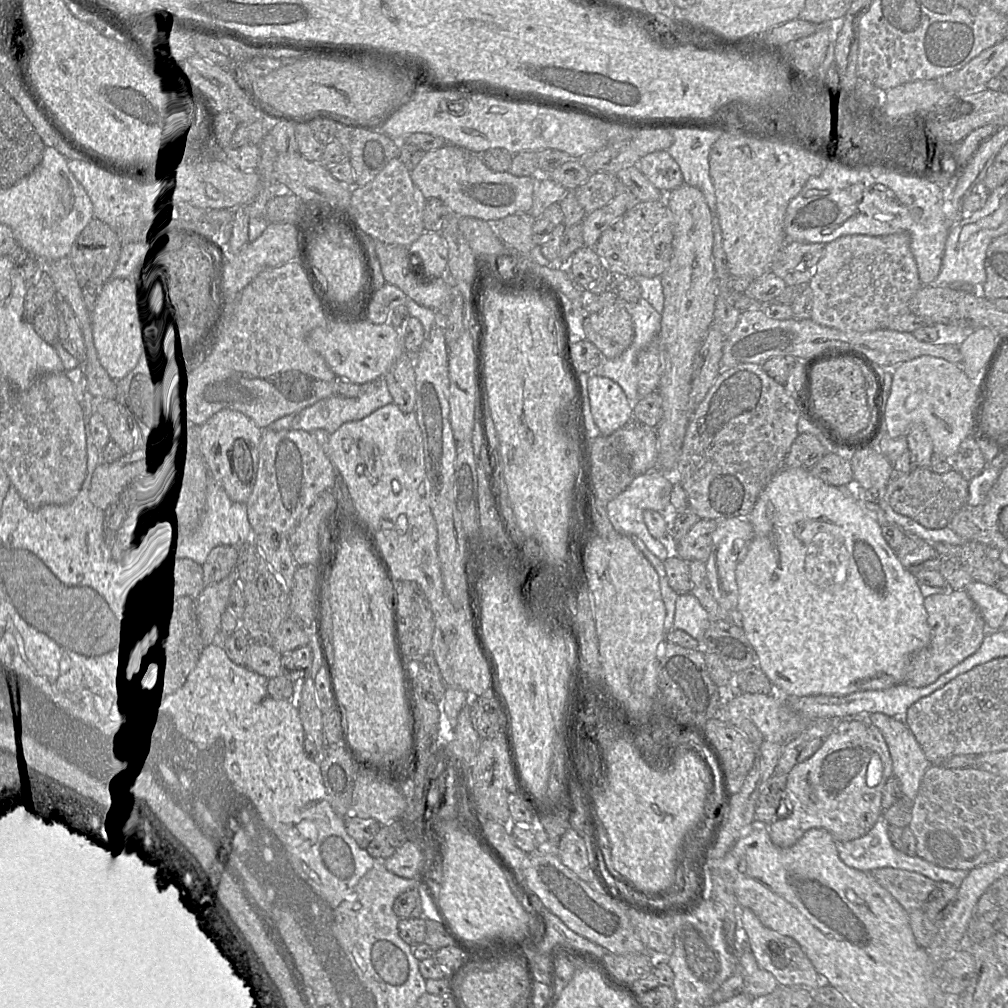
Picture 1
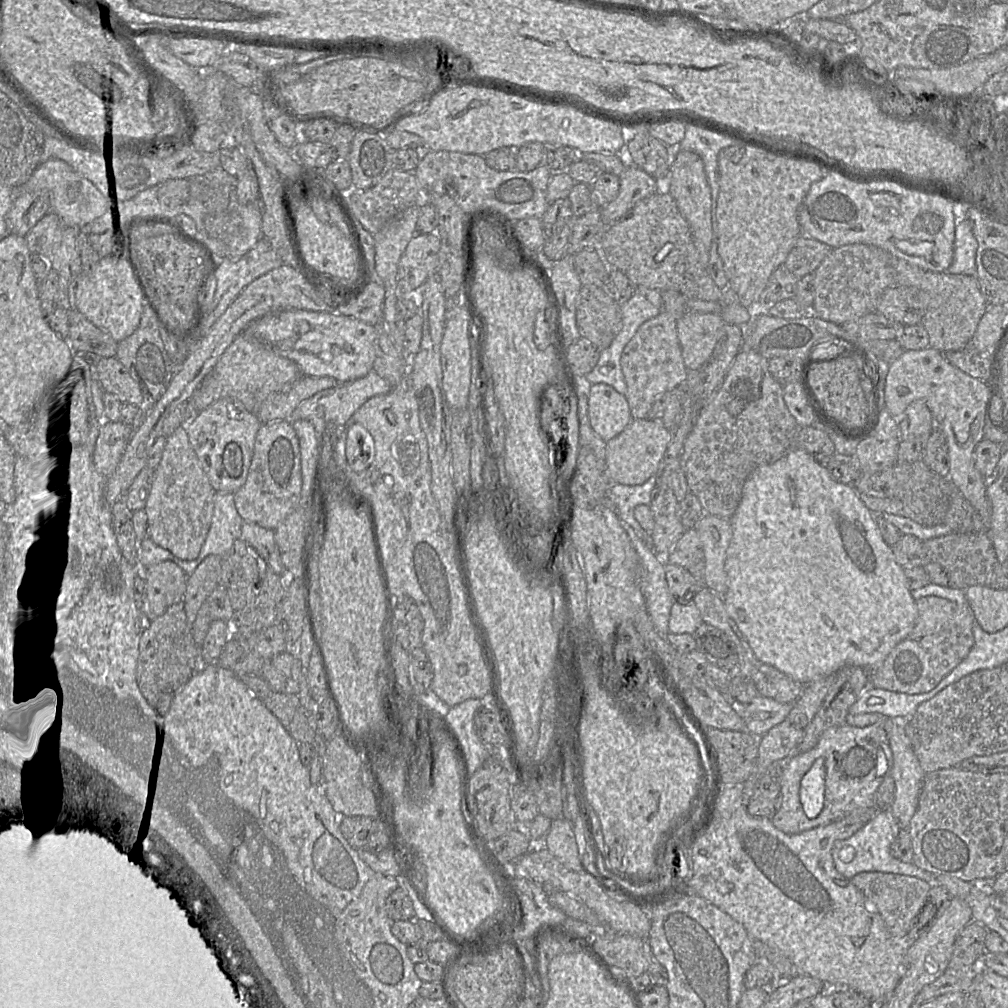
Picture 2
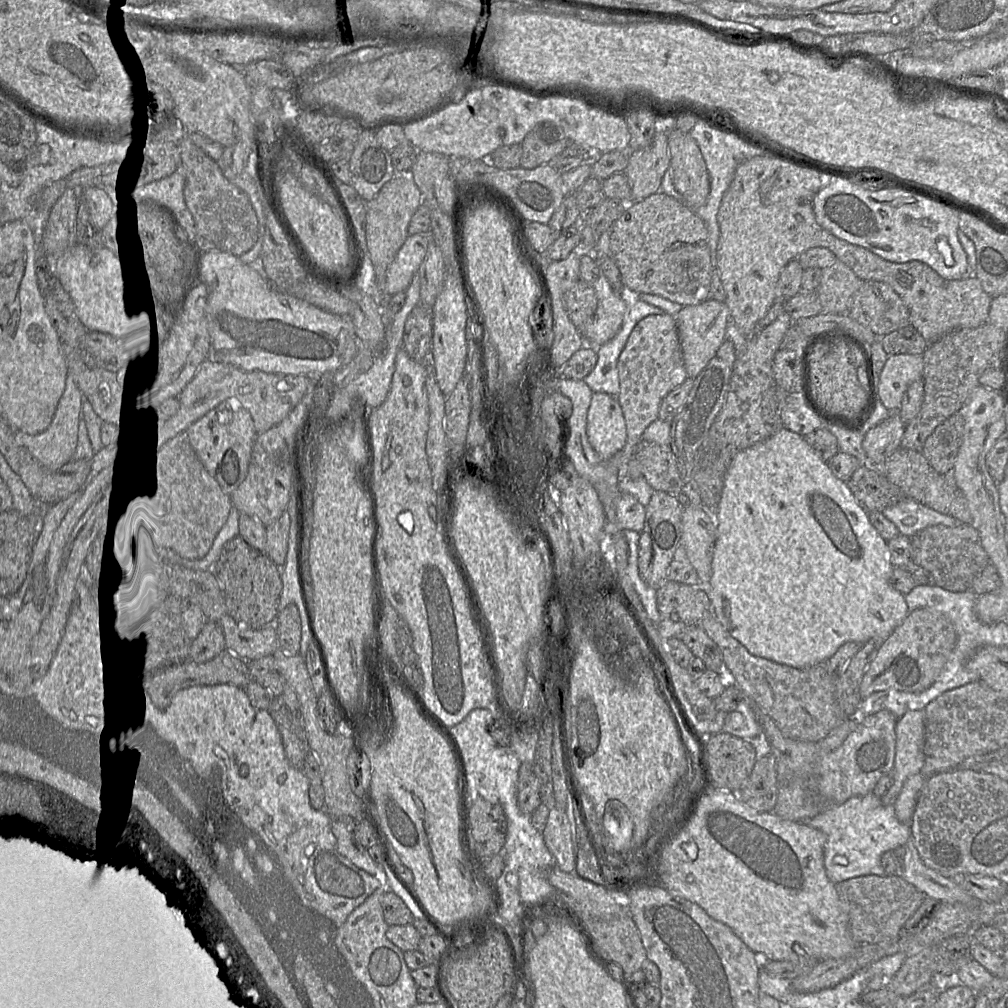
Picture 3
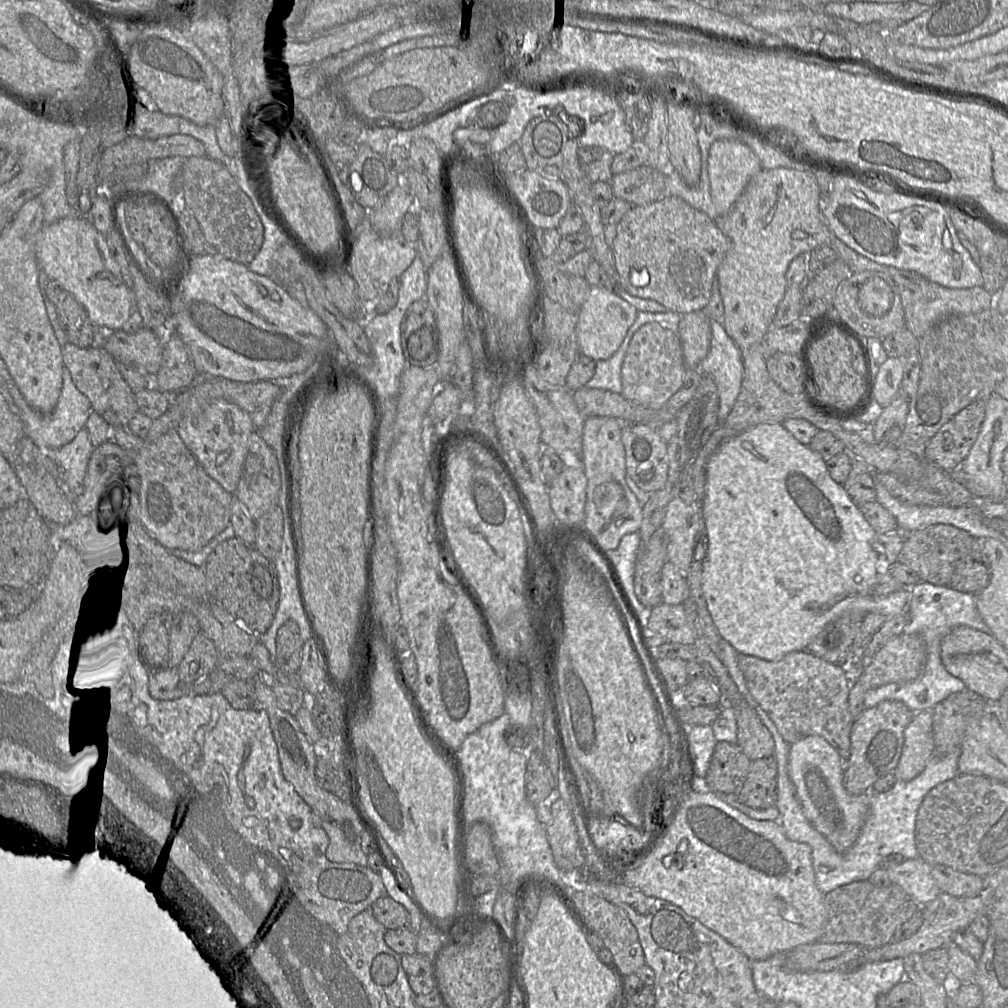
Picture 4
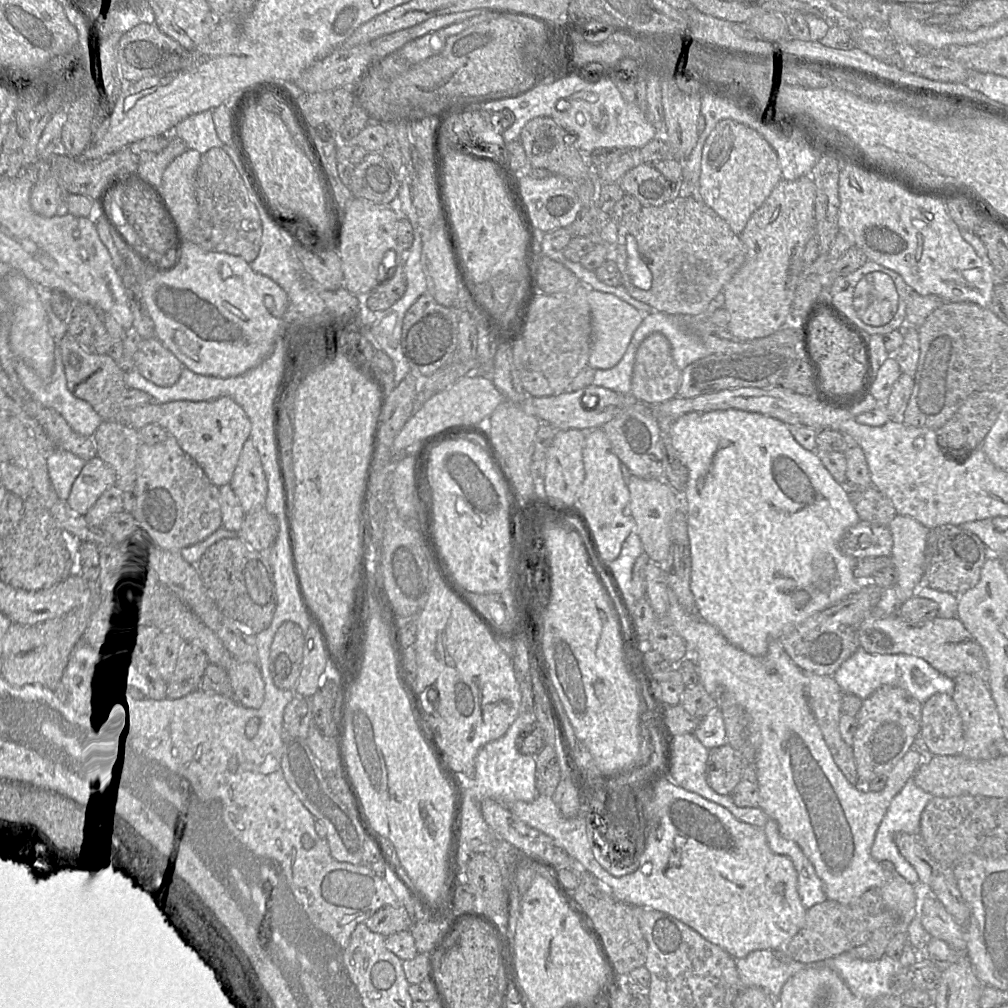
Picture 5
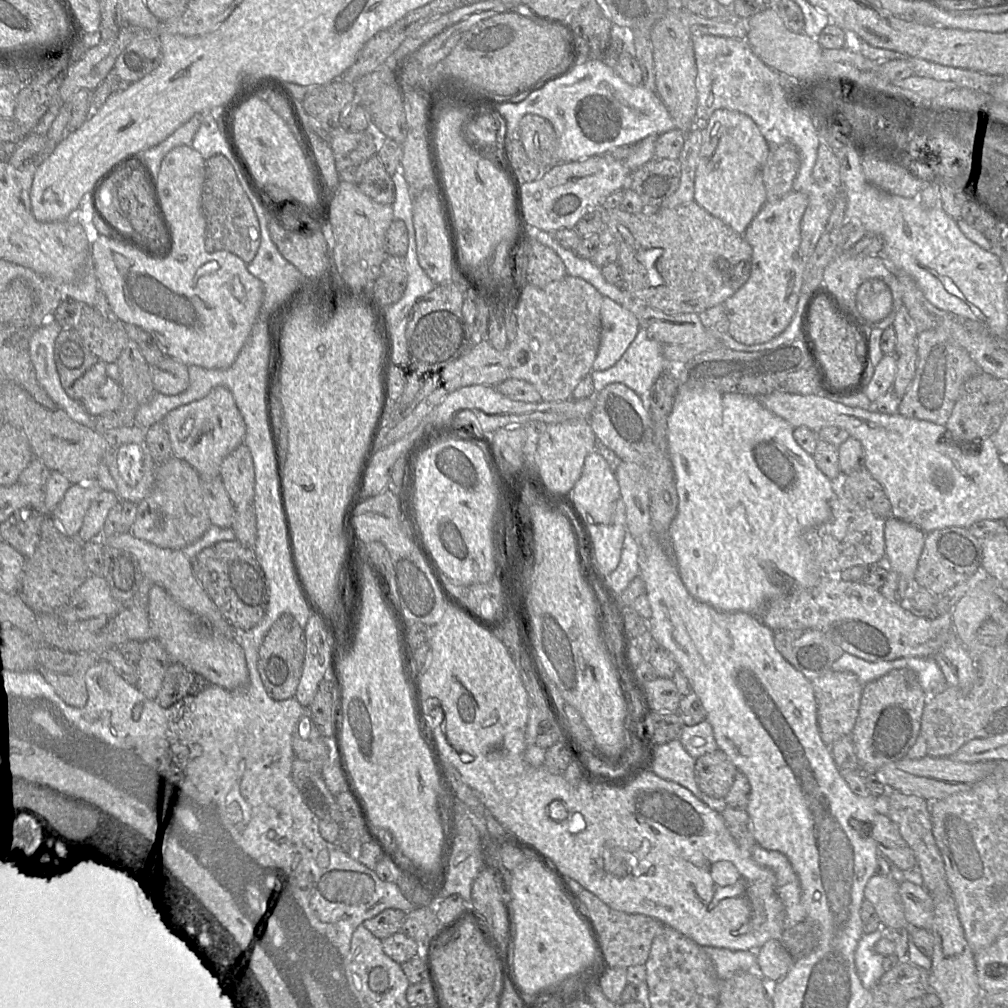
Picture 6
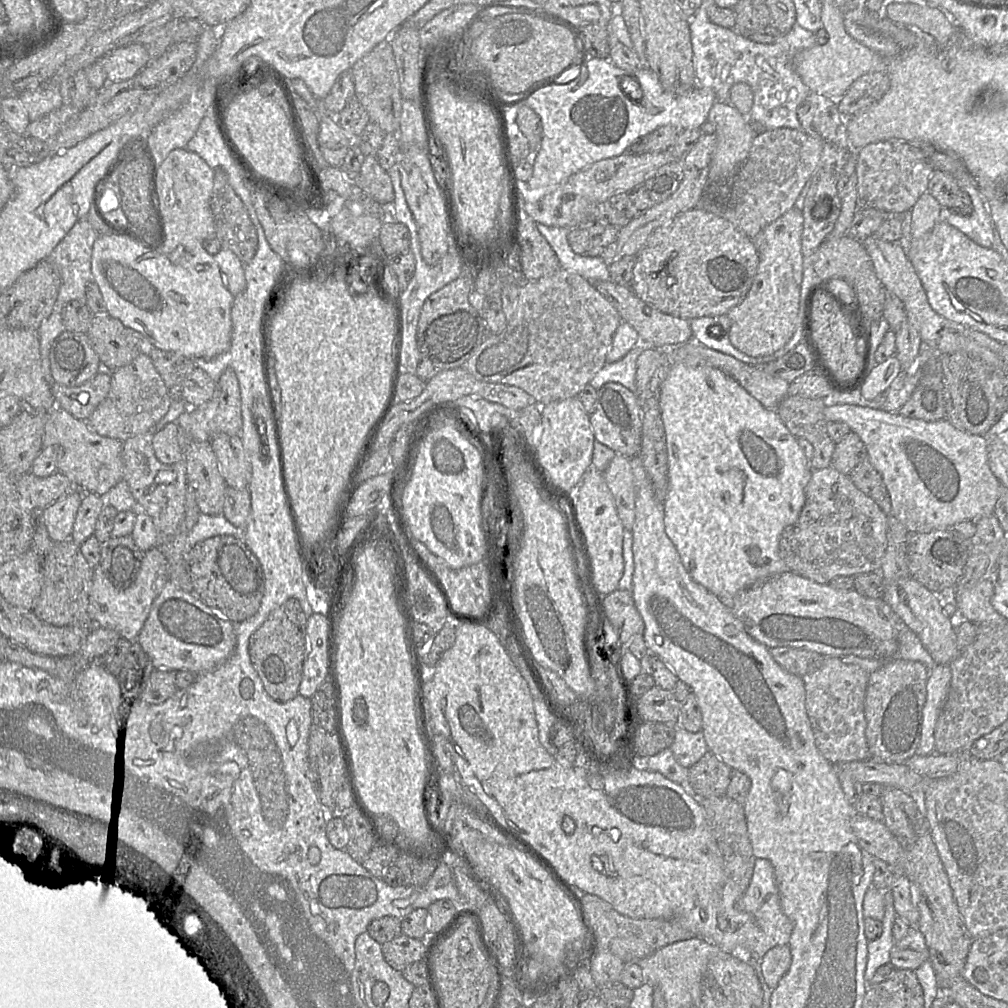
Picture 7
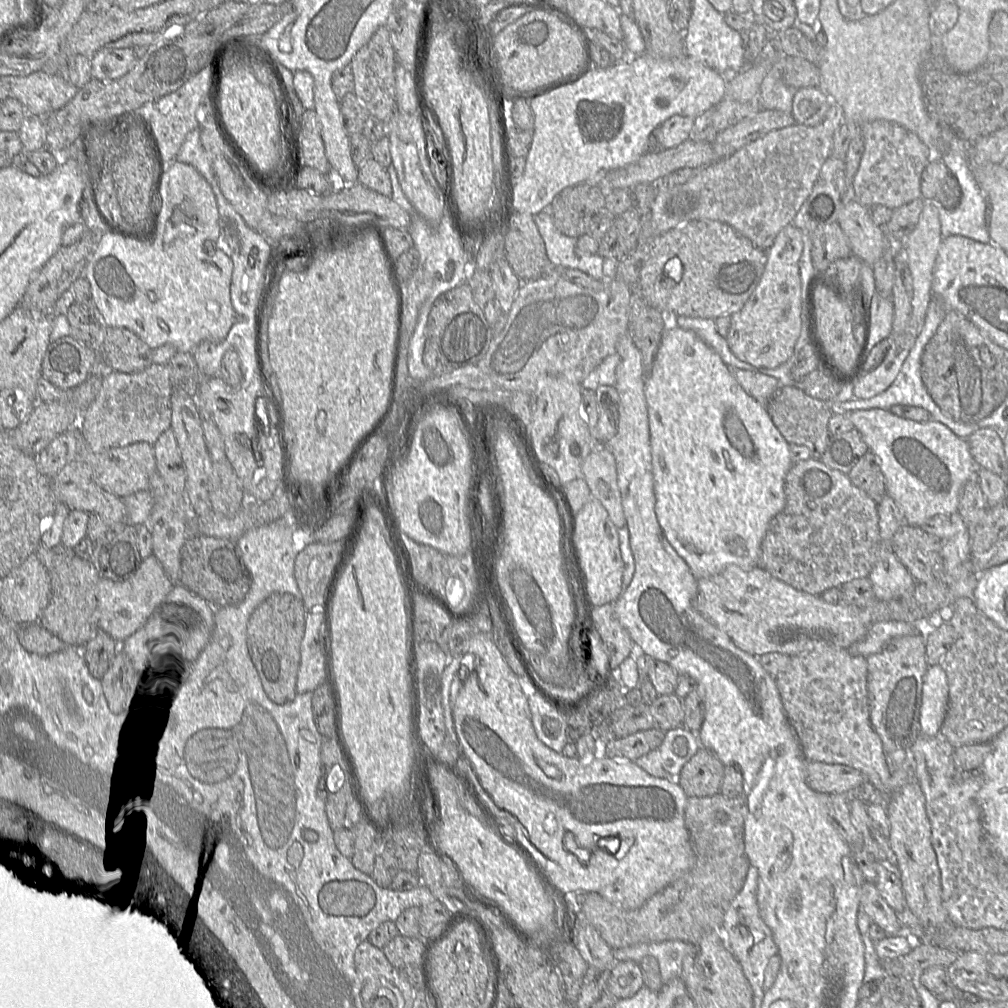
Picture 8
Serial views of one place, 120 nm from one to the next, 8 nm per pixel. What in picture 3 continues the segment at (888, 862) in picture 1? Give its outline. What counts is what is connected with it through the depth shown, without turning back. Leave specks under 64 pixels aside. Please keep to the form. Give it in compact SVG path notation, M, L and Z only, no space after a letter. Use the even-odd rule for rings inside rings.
M872 792L852 797L840 805L827 807L817 816L801 823L826 835L824 867L827 878L833 884L863 875L884 876L882 855L906 845L911 839L911 826L898 820L894 804L883 804Z

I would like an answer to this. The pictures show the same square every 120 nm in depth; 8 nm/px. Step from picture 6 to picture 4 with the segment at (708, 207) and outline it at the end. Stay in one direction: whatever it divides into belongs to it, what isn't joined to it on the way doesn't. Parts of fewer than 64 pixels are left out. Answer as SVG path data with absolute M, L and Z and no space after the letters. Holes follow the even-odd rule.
M719 139L712 143L708 156L710 194L719 214L725 215L741 196L753 176L762 170L756 154L739 140Z

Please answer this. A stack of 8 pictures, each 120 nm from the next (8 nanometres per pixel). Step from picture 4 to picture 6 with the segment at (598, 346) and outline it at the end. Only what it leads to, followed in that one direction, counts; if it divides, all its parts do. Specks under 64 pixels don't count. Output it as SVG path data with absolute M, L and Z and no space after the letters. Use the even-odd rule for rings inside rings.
M604 296L601 305L601 335L593 371L612 367L625 353L640 330L636 316Z

